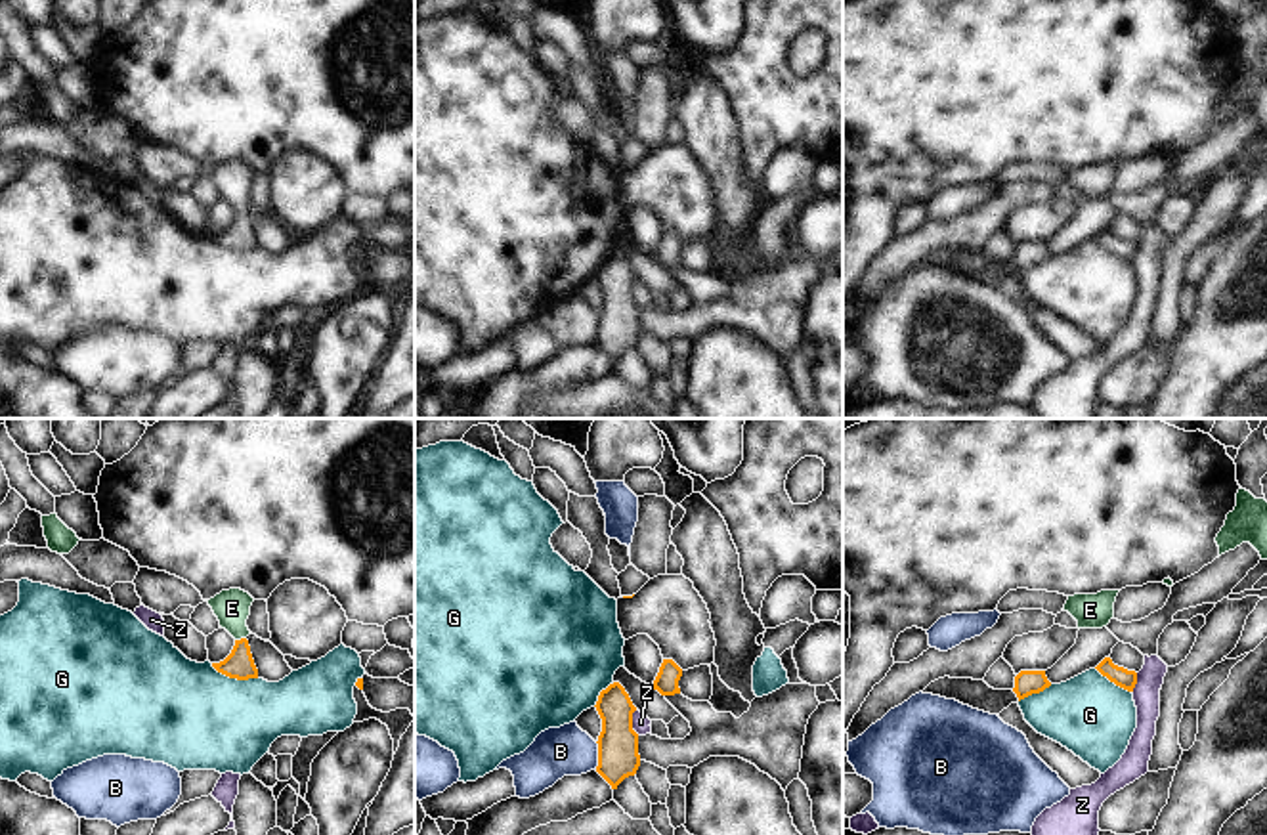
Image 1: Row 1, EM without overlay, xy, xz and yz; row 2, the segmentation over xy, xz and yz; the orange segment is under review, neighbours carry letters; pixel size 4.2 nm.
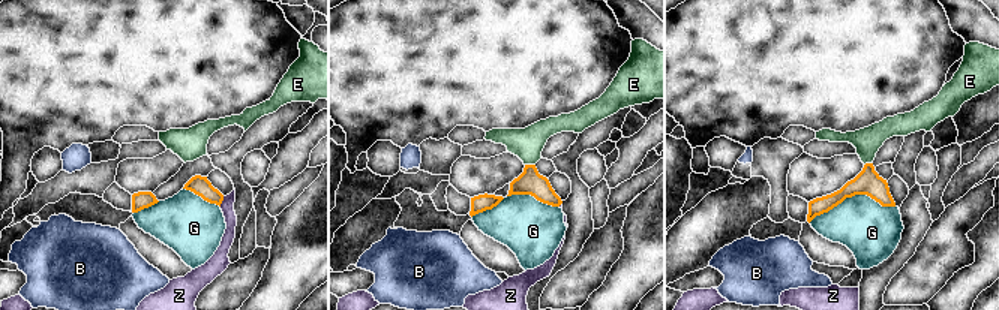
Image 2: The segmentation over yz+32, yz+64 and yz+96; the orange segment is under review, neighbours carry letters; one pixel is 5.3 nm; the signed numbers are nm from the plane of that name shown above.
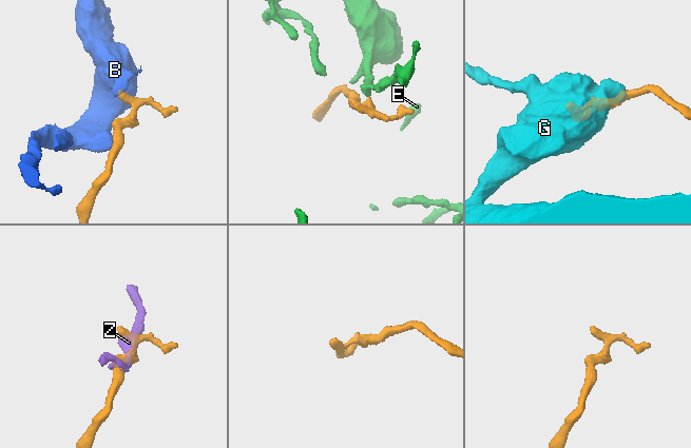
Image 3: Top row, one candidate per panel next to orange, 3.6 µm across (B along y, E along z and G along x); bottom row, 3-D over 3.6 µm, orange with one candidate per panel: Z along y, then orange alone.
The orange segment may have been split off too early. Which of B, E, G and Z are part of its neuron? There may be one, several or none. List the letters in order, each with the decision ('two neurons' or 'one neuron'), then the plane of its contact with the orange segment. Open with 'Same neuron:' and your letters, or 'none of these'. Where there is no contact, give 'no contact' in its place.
Same neuron: E
B: two neurons | xz
E: one neuron | xy
G: two neurons | xy
Z: two neurons | xz

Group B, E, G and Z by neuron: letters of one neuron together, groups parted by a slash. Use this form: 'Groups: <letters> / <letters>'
Groups: B / E / G / Z

